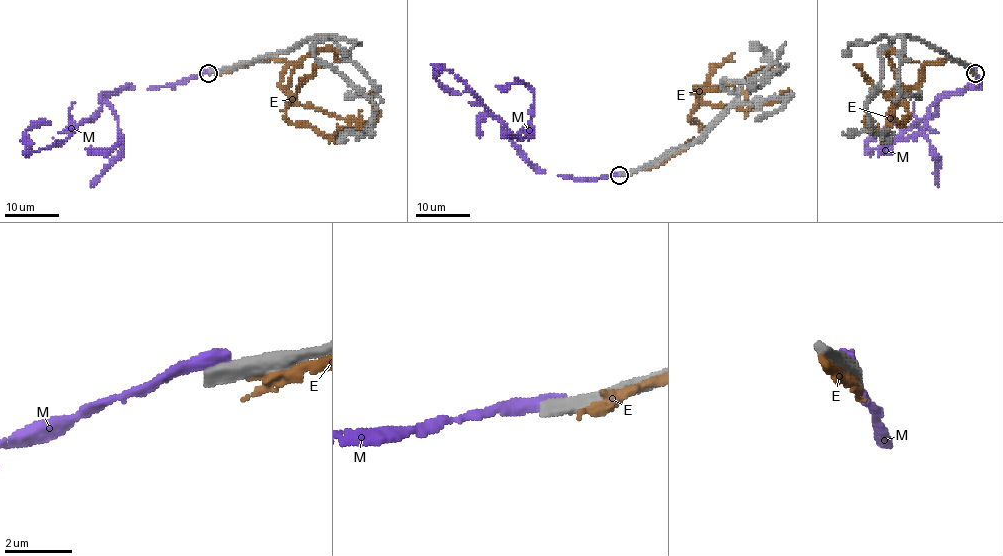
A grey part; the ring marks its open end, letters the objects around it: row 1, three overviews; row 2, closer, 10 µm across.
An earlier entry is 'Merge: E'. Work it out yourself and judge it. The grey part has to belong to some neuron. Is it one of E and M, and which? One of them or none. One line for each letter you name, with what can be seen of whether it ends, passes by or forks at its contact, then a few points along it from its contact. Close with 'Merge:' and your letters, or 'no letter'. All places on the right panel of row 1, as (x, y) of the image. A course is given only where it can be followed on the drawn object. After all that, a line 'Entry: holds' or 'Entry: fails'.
Merge: no letter
Entry: fails

